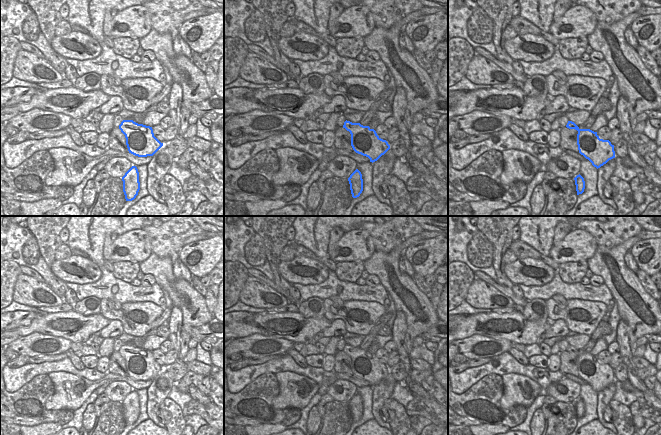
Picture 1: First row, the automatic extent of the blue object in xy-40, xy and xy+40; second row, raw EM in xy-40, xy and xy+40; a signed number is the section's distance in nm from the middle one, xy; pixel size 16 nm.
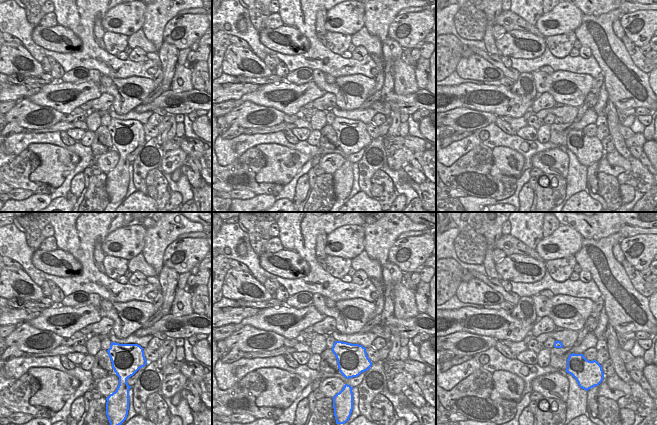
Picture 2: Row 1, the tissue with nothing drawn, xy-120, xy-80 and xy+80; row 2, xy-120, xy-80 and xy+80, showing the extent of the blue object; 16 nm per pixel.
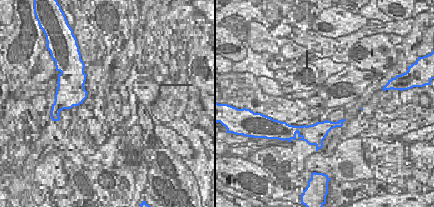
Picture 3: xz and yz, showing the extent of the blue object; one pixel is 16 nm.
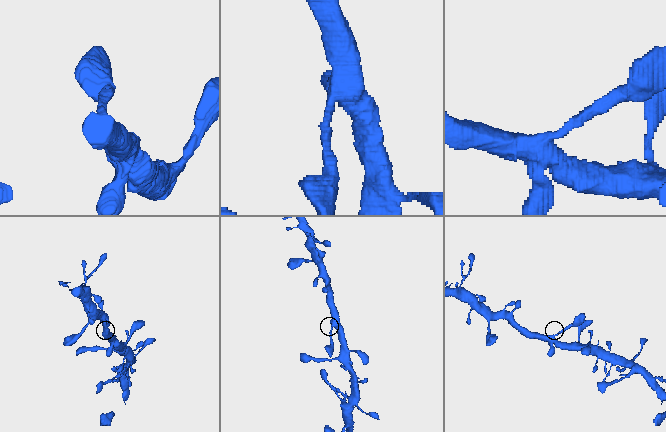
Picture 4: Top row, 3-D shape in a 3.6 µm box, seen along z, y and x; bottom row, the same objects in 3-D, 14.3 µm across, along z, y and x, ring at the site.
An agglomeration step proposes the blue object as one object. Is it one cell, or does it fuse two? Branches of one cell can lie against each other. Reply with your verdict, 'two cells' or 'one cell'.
one cell

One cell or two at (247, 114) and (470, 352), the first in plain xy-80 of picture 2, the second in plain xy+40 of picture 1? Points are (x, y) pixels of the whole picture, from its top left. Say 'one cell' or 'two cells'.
one cell

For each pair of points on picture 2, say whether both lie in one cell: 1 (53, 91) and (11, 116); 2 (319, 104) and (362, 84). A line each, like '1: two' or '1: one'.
1: two
2: two

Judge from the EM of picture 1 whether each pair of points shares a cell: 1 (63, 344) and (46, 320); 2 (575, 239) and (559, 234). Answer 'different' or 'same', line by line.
1: different
2: different

